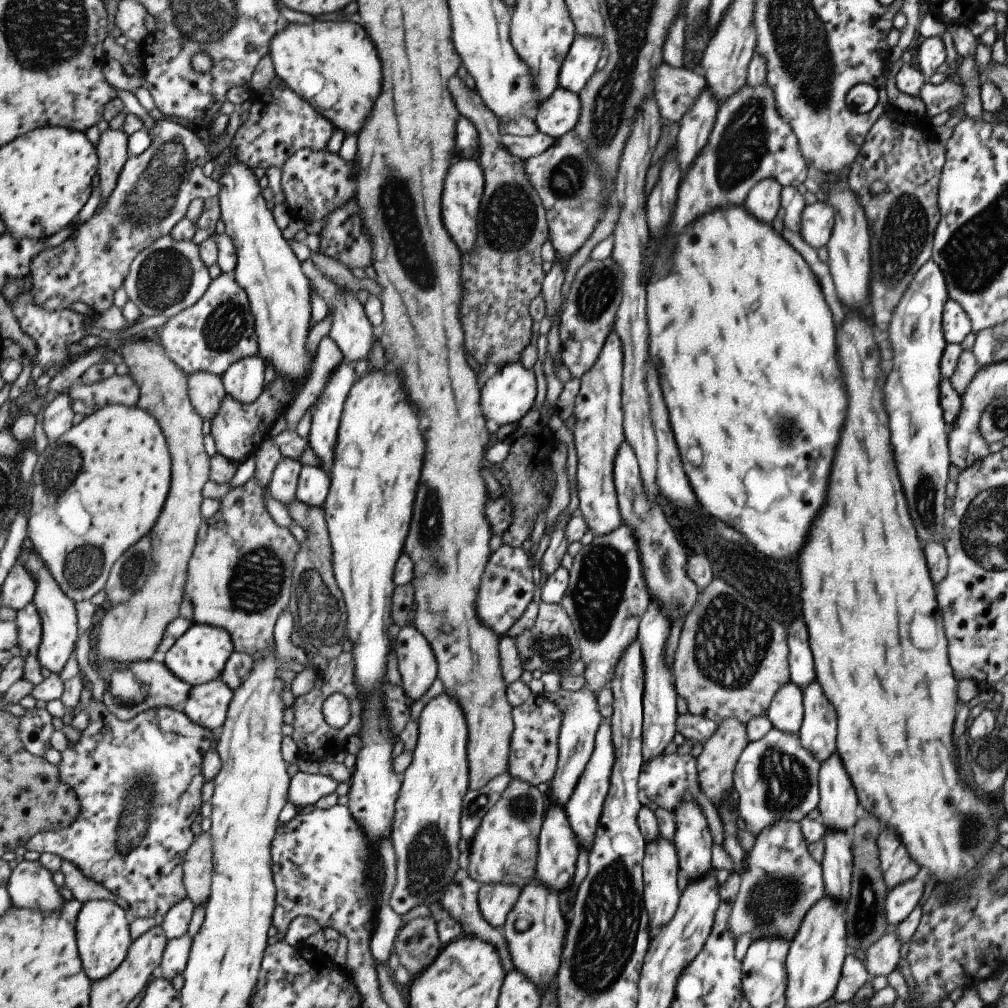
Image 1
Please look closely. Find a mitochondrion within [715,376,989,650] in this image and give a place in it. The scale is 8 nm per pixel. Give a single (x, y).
(924, 503)

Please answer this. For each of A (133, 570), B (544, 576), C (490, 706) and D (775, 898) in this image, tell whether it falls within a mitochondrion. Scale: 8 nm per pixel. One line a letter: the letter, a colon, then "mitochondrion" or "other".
A: mitochondrion
B: other
C: other
D: mitochondrion

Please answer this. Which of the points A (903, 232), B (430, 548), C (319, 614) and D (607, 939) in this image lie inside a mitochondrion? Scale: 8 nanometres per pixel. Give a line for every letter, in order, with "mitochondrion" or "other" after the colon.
A: mitochondrion
B: mitochondrion
C: mitochondrion
D: mitochondrion

